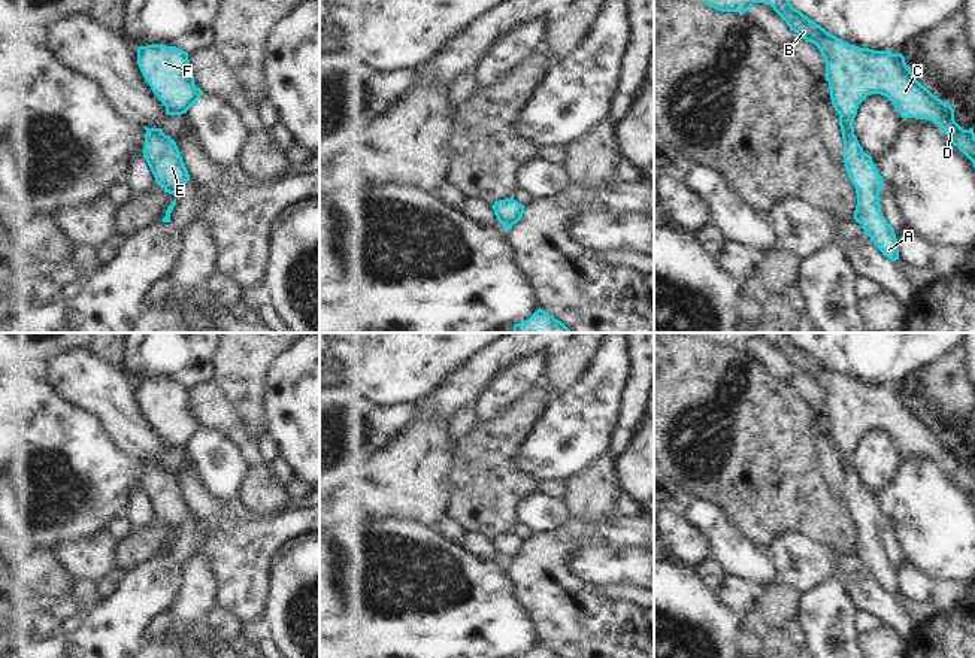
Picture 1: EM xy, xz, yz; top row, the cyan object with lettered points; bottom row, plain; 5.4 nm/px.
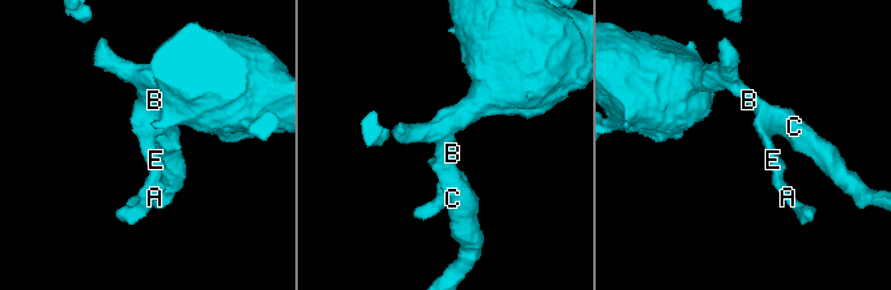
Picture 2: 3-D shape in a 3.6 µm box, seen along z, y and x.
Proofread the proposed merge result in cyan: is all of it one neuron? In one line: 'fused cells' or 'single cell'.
single cell

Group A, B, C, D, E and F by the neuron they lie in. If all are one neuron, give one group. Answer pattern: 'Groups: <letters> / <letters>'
Groups: A B C D E F.

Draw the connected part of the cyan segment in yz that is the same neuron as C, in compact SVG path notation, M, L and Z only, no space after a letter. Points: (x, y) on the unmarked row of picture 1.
M788 333L697 334L721 346L747 346L754 337L769 339L799 373L805 373L820 383L826 395L830 434L839 448L847 509L857 528L854 554L884 591L891 595L899 594L899 577L894 564L882 551L878 533L884 513L872 491L863 486L854 469L853 455L859 439L867 430L881 428L894 439L902 452L927 454L938 458L948 474L975 501L974 463L963 464L956 457L954 443L917 415L902 388L850 379L794 343Z

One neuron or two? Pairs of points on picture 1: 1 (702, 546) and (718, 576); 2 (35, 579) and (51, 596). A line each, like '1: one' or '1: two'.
1: two
2: two

